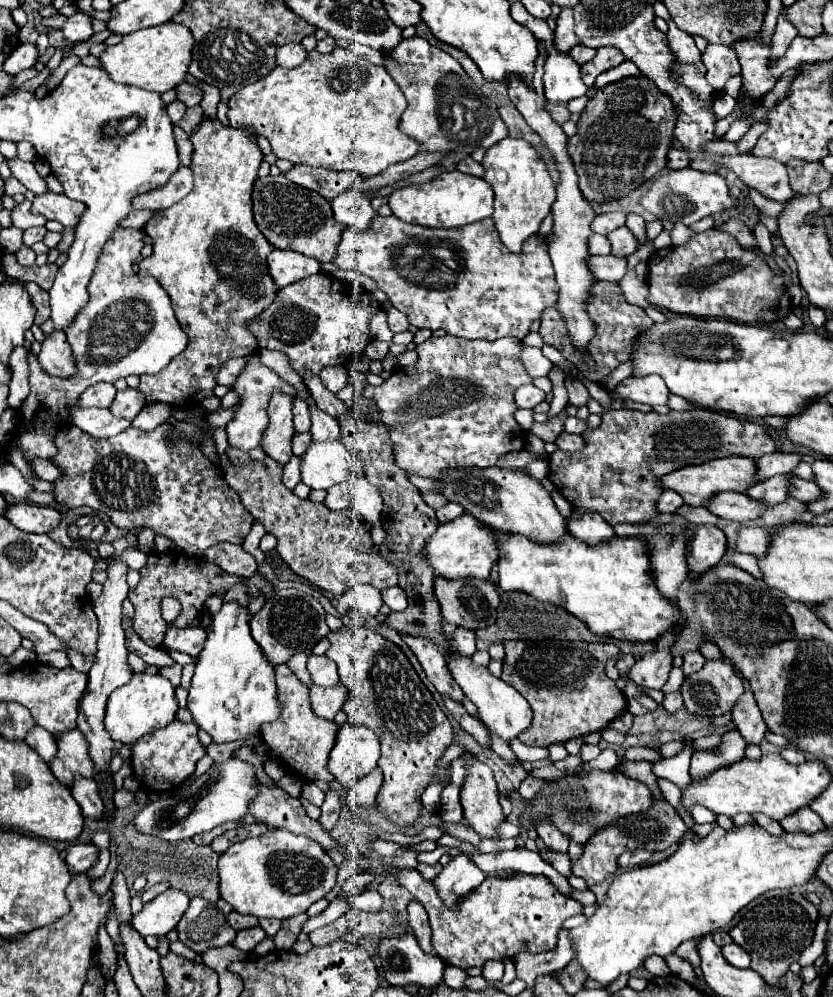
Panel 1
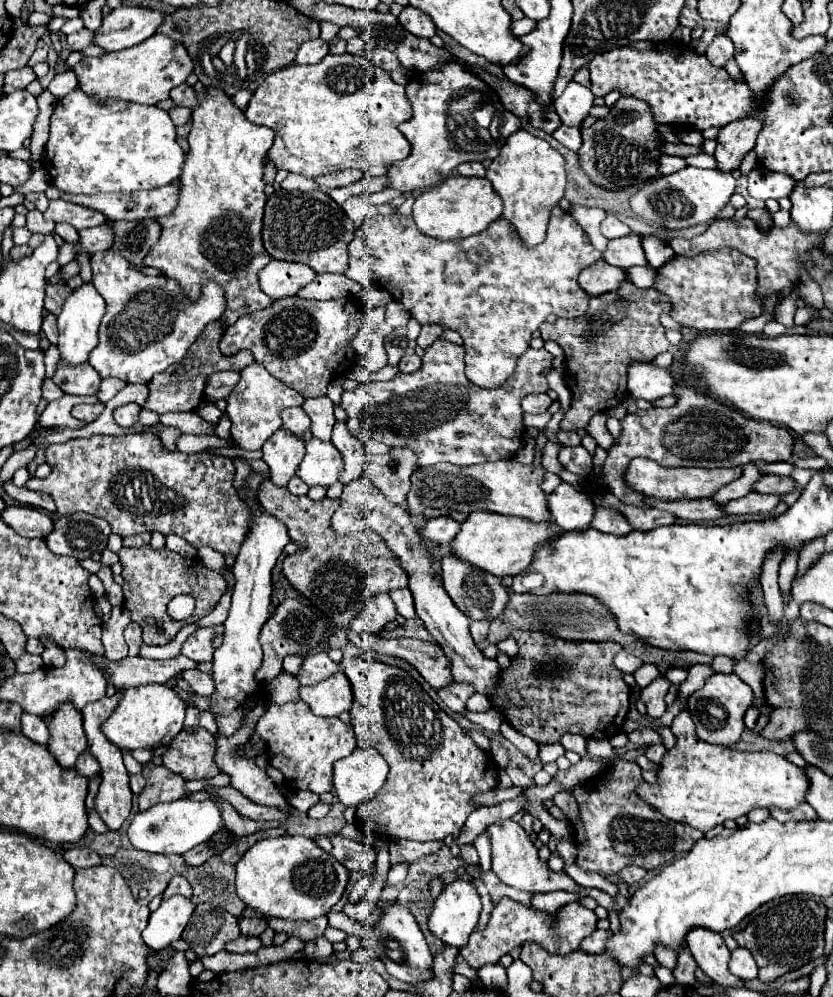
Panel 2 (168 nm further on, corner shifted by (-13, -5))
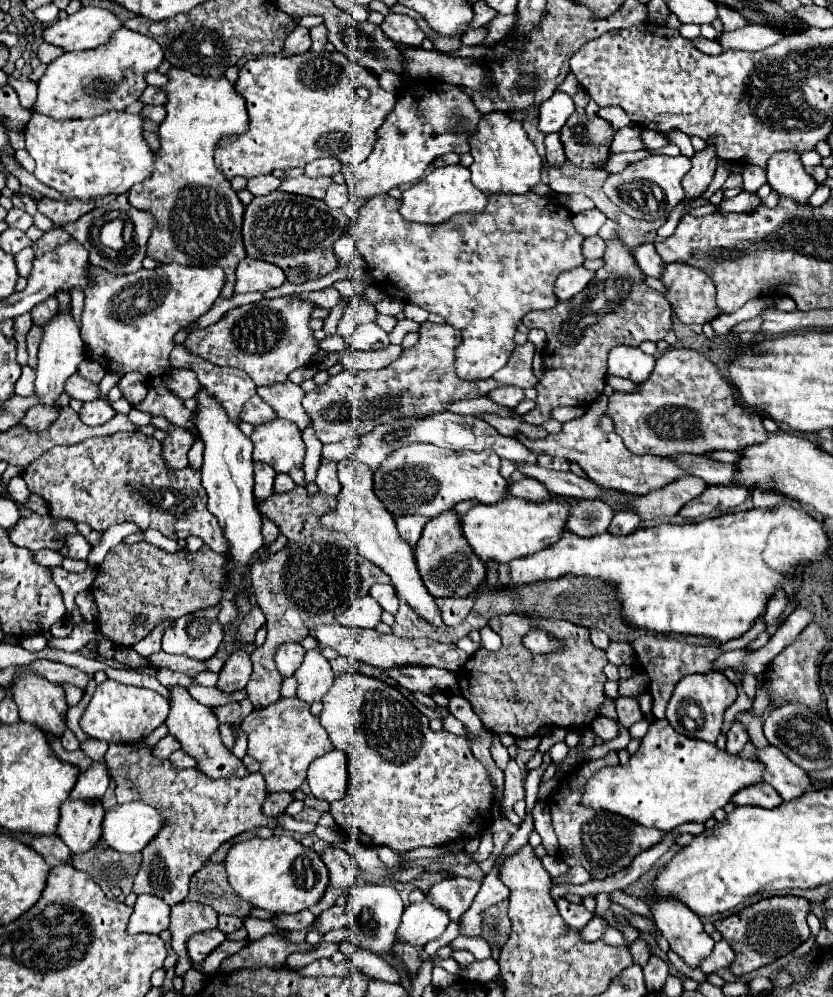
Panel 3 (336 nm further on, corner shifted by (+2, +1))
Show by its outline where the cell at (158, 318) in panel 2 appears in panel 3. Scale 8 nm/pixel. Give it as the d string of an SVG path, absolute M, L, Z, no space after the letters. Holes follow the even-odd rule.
M161 264L155 270L139 270L129 276L109 276L101 268L89 266L97 284L85 290L85 310L81 316L81 338L87 358L99 362L105 370L141 372L145 378L157 378L169 368L173 336L179 328L203 316L219 298L225 284L221 268L199 268L181 264Z

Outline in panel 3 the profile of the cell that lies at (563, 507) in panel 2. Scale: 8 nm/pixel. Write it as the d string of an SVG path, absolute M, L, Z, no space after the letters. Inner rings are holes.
M523 478L519 482L509 482L507 486L507 492L511 496L519 496L519 498L525 498L525 500L533 500L533 502L541 502L541 500L547 500L551 498L551 494L545 490L543 484L537 484L535 480L529 480L529 478Z

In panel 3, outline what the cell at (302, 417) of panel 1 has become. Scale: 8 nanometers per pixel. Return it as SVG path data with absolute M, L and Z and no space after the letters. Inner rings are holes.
M255 394L249 400L249 404L245 404L245 408L241 410L239 418L241 418L241 422L249 422L249 424L263 424L265 420L271 420L275 416L273 416L273 410L269 410L267 404Z

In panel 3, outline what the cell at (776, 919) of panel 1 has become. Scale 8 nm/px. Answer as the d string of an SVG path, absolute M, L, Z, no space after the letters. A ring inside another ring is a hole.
M773 896L773 898L763 898L757 904L751 904L733 916L717 920L715 928L723 934L723 940L727 940L735 952L735 960L729 966L729 970L735 976L741 976L793 952L801 942L805 942L811 936L805 920L807 912L809 912L809 902L805 898Z

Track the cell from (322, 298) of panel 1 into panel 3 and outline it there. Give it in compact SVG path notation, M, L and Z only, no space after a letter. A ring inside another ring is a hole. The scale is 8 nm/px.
M289 296L273 298L269 302L259 300L229 310L219 322L207 328L191 330L183 346L191 354L215 366L231 366L247 372L257 386L285 382L289 372L301 366L309 366L313 354L319 350L317 340L313 338L313 330L309 328L311 308L315 308L315 304Z

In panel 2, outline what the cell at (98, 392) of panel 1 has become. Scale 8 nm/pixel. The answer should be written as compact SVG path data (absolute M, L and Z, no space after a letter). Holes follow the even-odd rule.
M96 402L96 404L78 404L78 406L72 408L72 416L74 416L74 418L80 418L80 420L84 420L84 422L94 422L94 420L102 414L104 408L106 408L104 402Z

